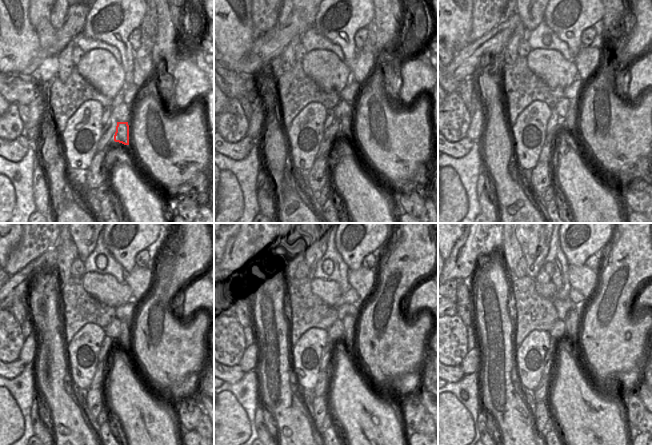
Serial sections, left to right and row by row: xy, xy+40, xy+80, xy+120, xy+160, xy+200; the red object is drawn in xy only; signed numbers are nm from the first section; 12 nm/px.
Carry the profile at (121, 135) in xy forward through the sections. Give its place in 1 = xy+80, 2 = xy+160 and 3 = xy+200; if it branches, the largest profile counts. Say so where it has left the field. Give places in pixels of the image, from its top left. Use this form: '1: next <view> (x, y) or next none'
1: next xy+80 (570, 120)
2: next xy+160 (349, 321)
3: next xy+200 (573, 318)

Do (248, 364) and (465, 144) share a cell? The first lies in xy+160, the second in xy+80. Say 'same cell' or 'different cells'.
different cells

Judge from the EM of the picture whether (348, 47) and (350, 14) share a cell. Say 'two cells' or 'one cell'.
one cell

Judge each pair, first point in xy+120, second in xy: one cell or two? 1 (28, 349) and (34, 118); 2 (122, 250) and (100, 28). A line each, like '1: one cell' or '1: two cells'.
1: one cell
2: one cell

